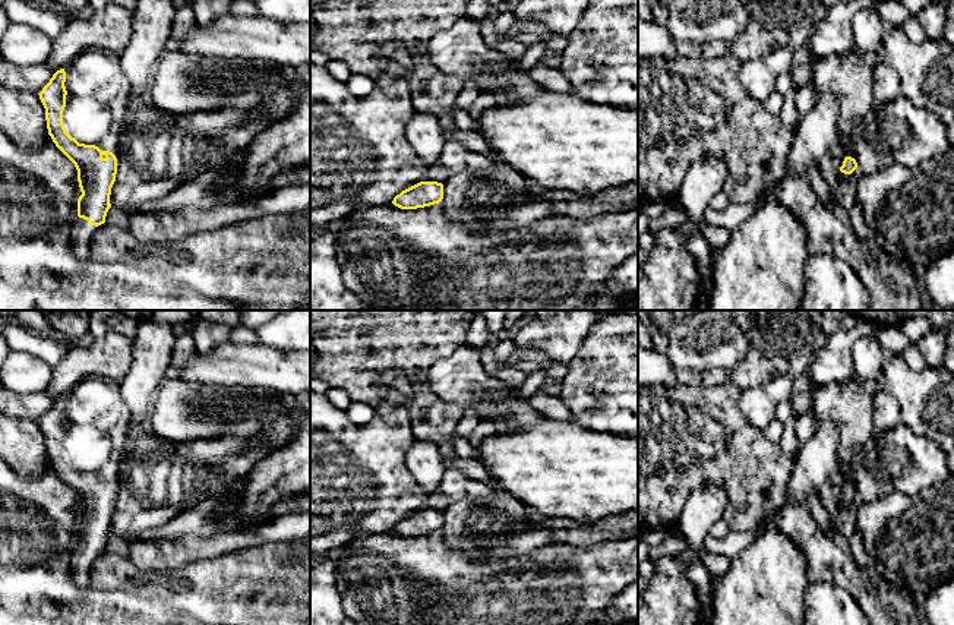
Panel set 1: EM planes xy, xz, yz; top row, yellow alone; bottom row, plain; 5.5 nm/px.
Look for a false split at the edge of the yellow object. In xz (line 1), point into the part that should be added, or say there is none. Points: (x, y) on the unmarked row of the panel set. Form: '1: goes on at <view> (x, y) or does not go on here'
1: does not go on here

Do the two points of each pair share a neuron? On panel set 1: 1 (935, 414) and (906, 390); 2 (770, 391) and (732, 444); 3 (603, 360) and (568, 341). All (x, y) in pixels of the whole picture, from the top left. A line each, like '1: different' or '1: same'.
1: same
2: different
3: different

